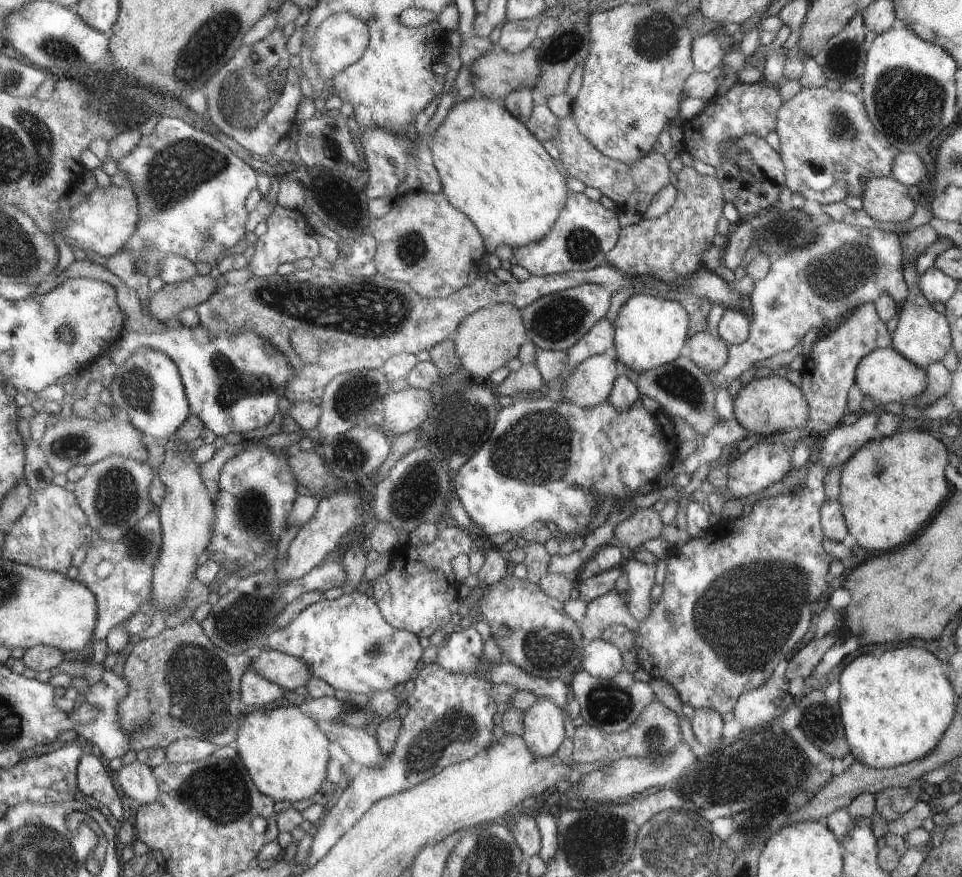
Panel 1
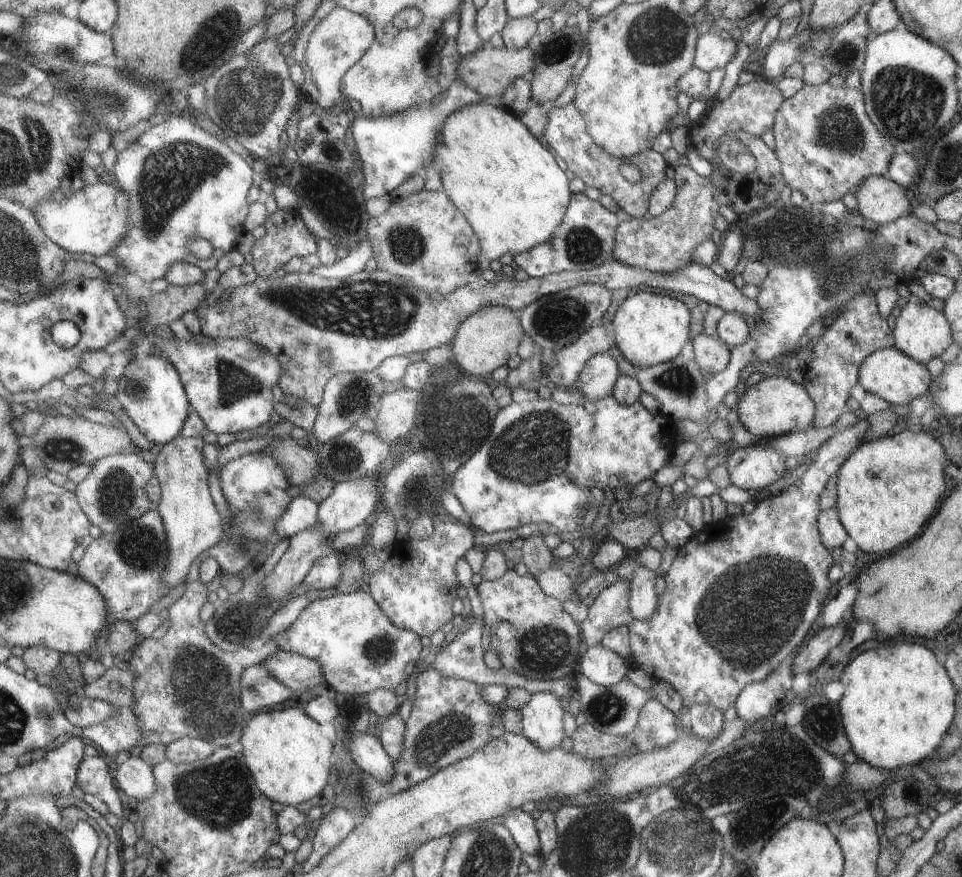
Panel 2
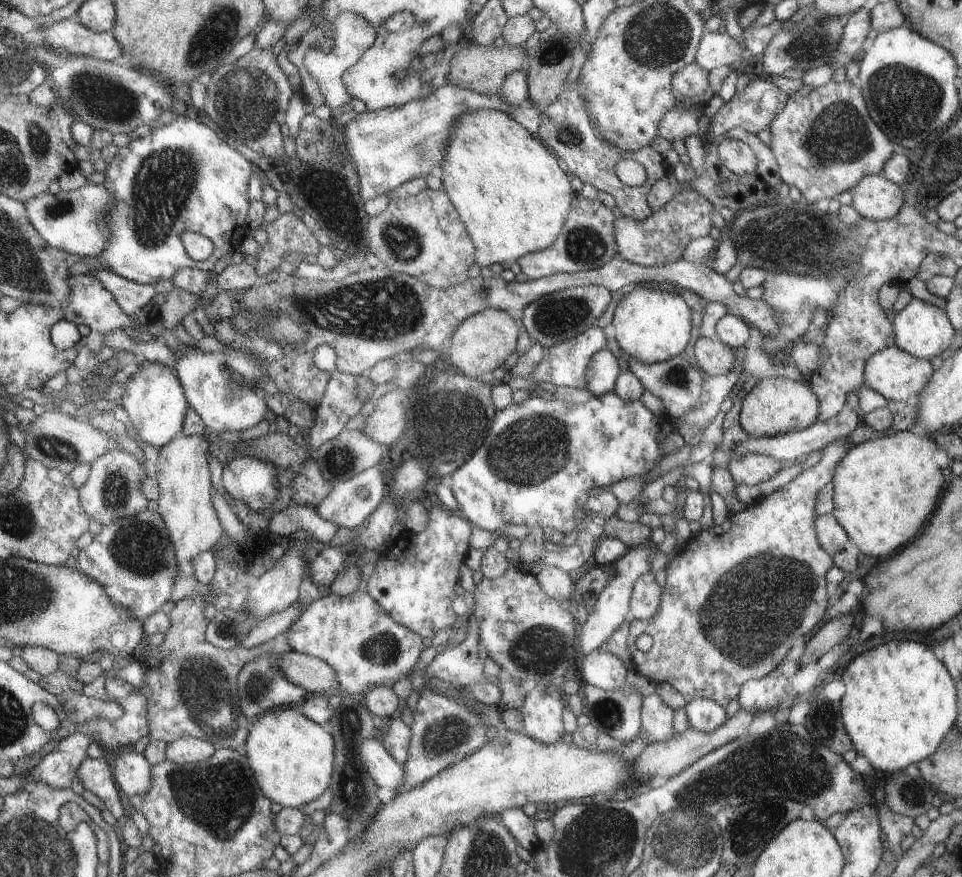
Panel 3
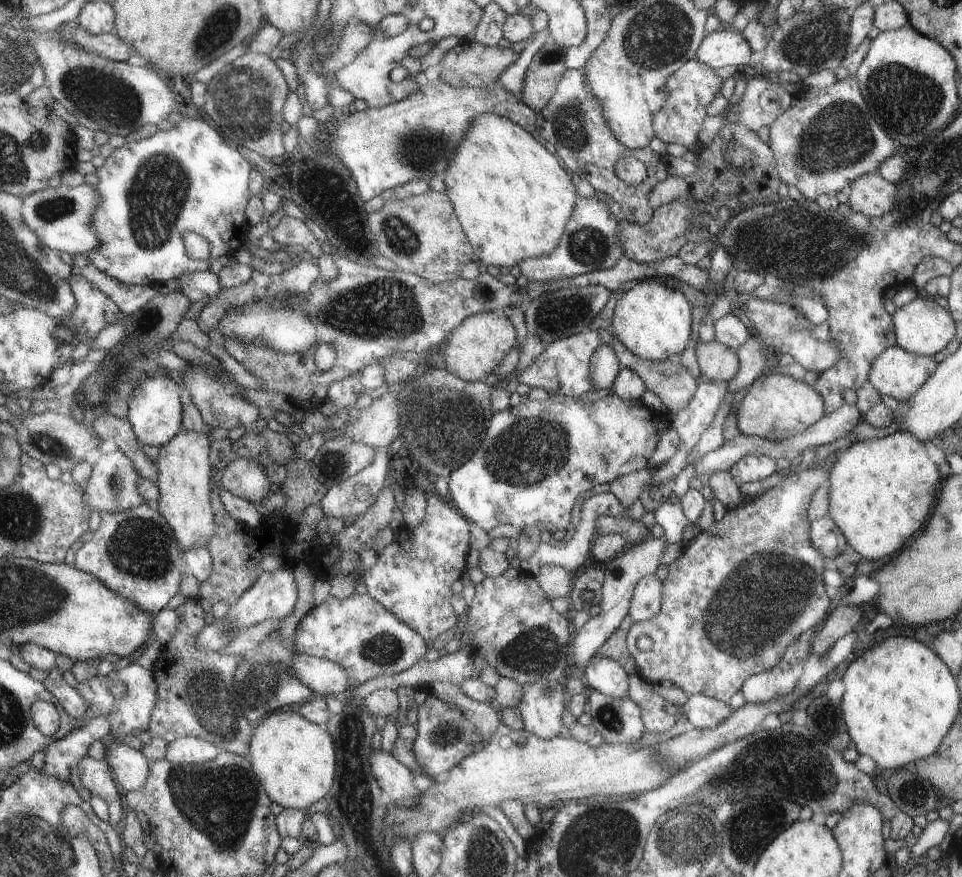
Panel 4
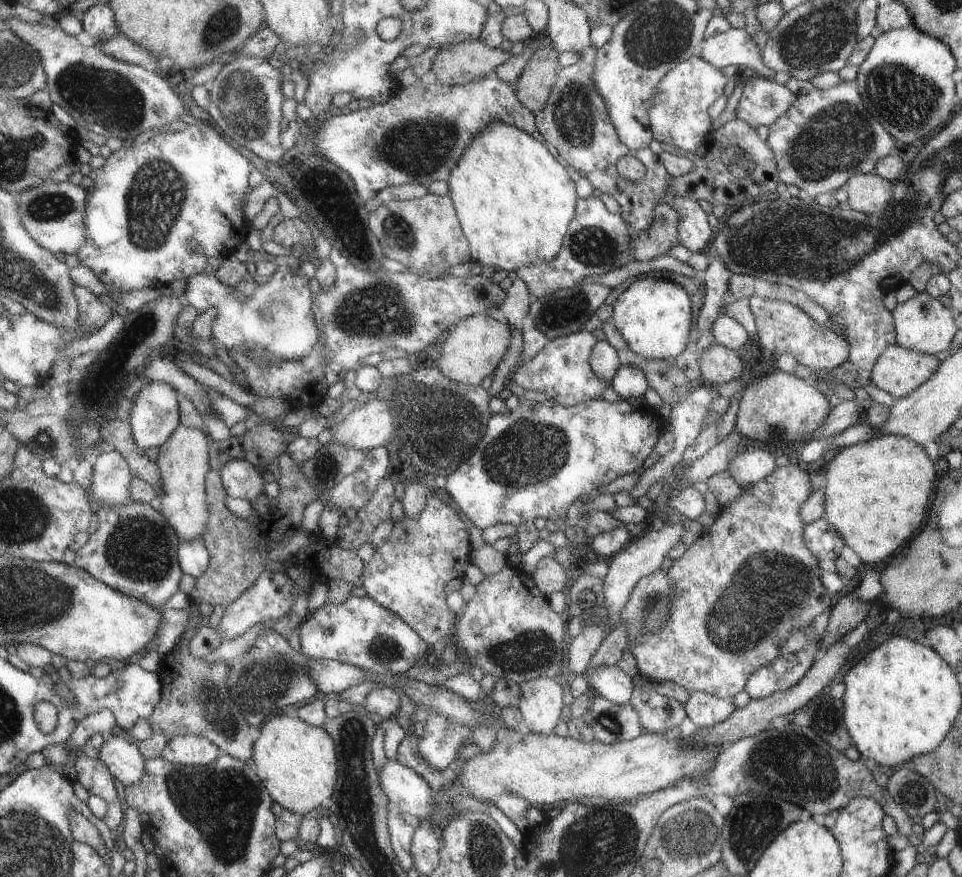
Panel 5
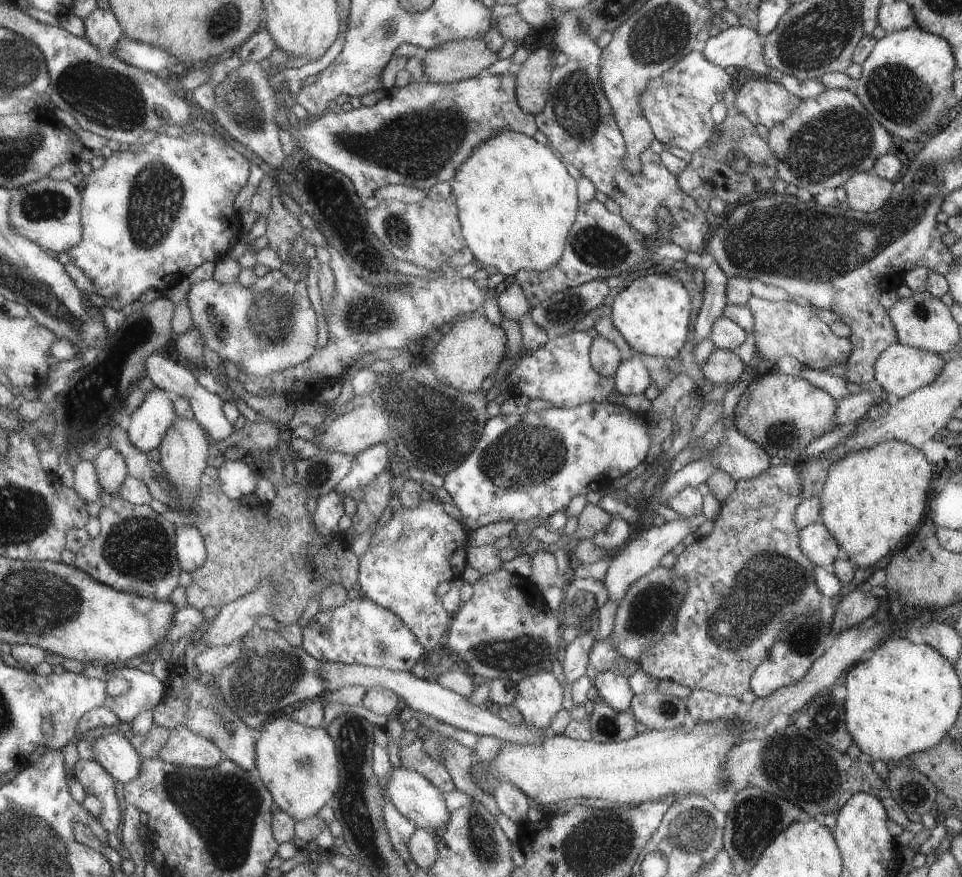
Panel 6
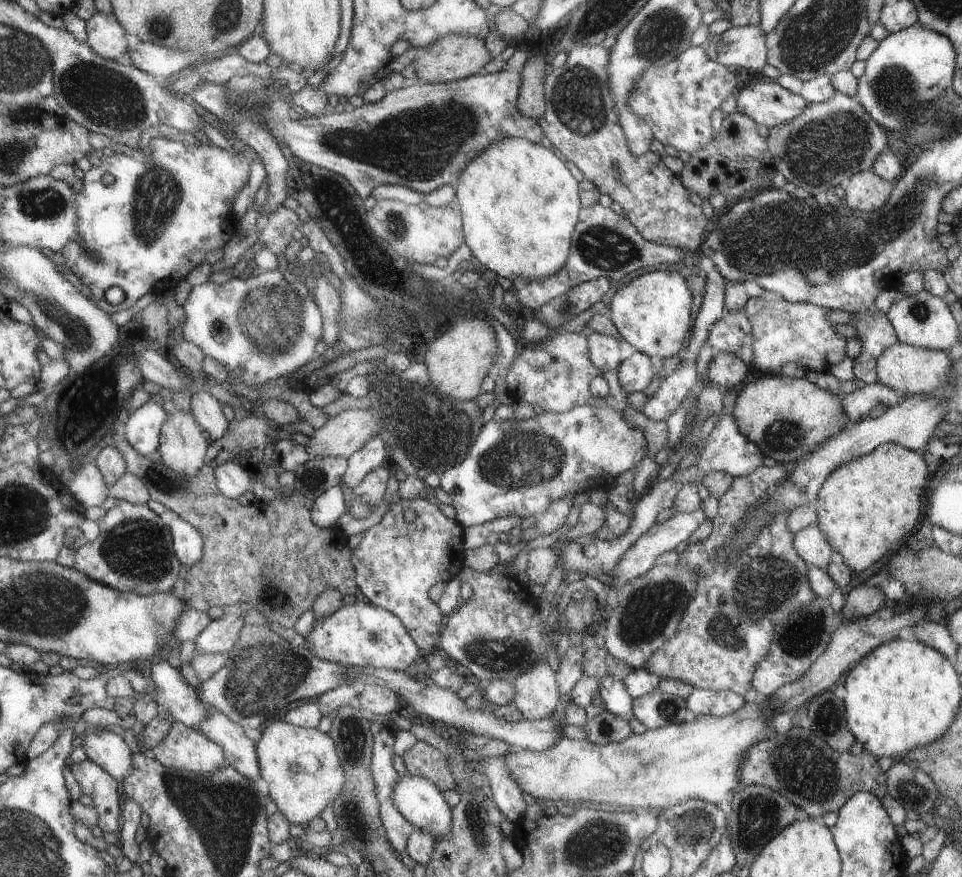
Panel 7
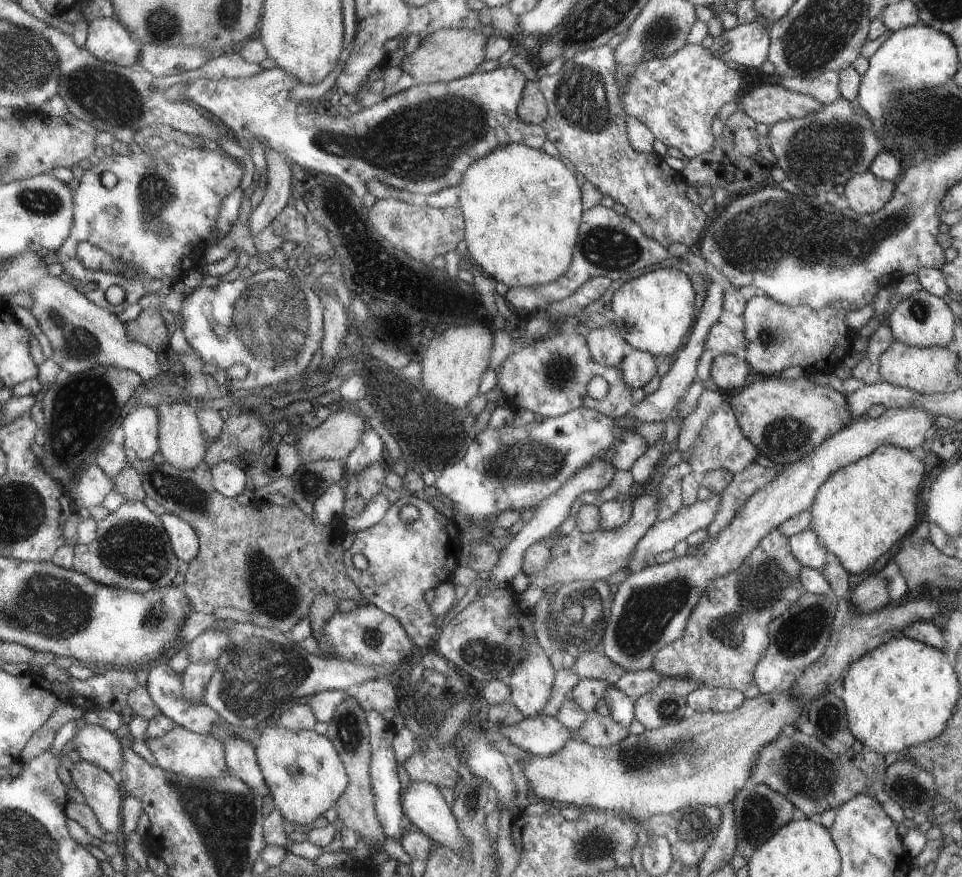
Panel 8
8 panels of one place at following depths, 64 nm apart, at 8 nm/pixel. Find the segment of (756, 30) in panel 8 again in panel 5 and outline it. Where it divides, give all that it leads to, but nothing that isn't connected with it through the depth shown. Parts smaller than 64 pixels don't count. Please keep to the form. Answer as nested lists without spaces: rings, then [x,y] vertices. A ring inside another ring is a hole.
[[[731,27],[727,32],[718,32],[703,40],[700,56],[708,62],[708,64],[714,66],[714,68],[721,69],[728,65],[736,65],[744,73],[772,79],[775,72],[764,66],[764,62],[762,62],[760,57],[760,50],[756,42],[754,42],[754,38],[746,32],[745,28]]]

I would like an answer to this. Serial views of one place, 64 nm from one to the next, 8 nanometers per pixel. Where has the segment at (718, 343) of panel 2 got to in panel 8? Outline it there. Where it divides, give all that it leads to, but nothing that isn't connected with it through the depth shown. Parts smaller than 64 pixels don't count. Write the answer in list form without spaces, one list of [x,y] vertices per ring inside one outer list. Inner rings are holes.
[[[719,354],[712,361],[710,385],[725,394],[742,388],[736,395],[727,396],[738,426],[742,434],[758,448],[759,454],[777,467],[808,456],[830,435],[854,420],[848,410],[847,397],[828,385],[812,383],[806,376],[796,380],[781,376],[762,377],[749,384],[748,374],[749,364],[742,355]]]

